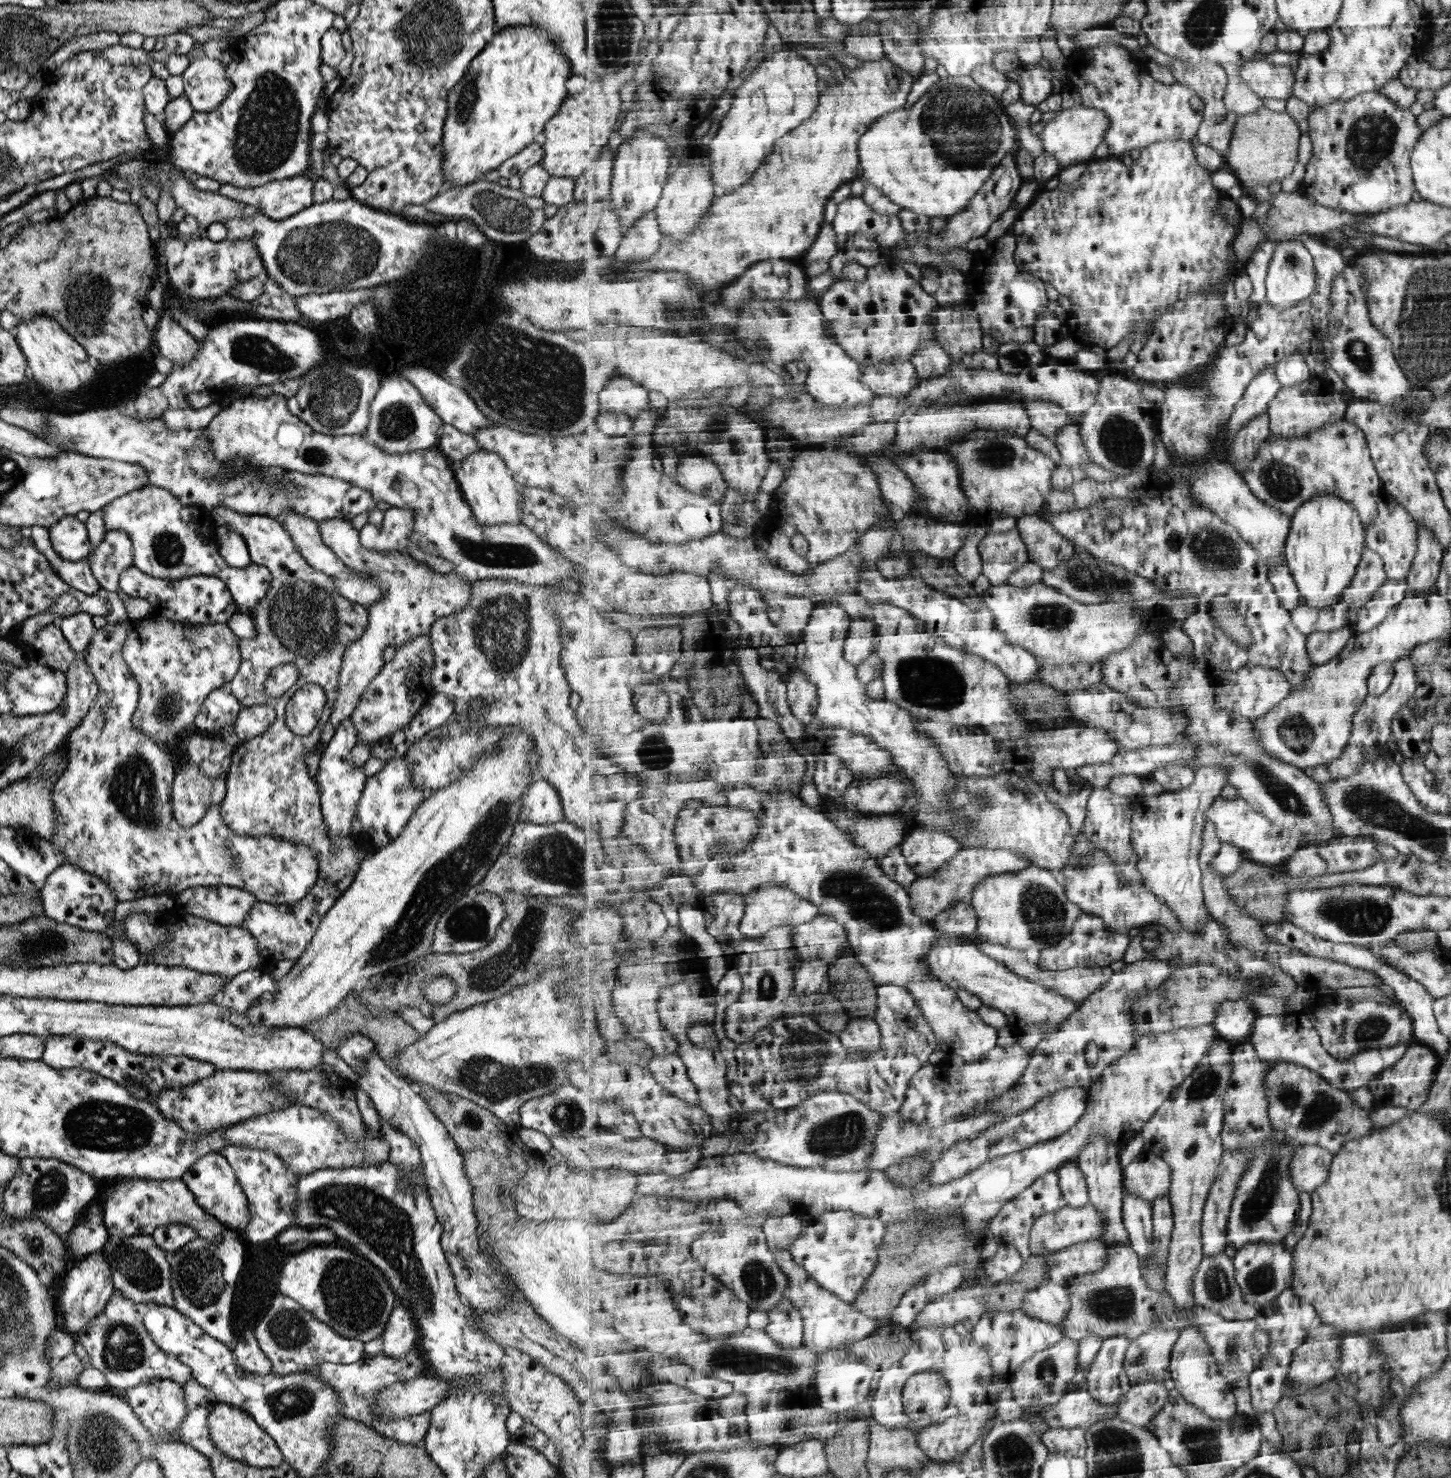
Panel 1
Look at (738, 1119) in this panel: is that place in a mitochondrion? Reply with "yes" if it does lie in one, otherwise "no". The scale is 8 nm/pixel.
no

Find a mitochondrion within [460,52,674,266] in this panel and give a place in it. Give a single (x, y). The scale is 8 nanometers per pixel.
(510, 216)

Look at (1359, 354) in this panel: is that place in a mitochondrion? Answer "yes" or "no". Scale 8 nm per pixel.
yes

